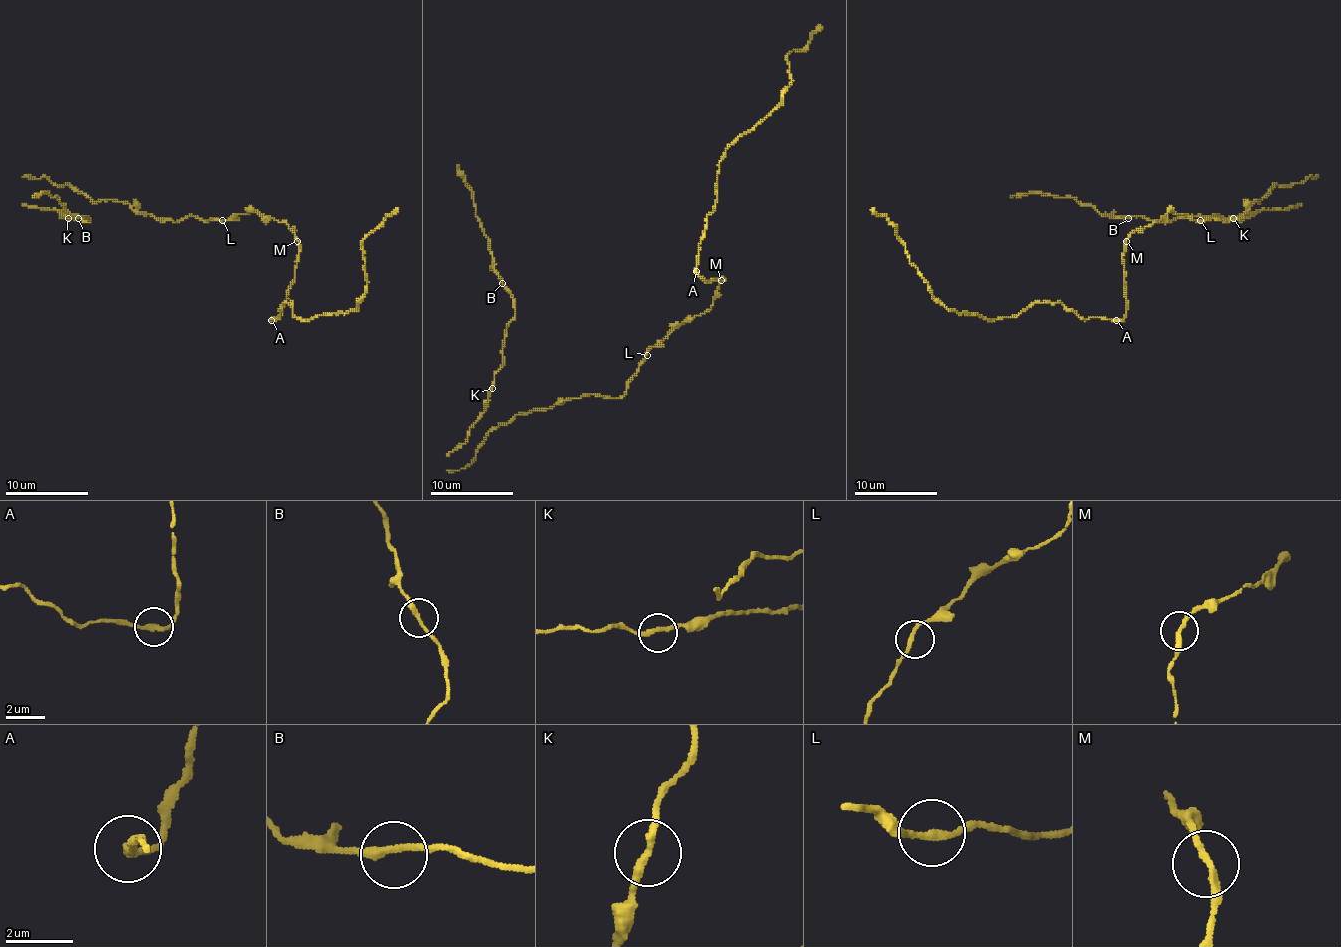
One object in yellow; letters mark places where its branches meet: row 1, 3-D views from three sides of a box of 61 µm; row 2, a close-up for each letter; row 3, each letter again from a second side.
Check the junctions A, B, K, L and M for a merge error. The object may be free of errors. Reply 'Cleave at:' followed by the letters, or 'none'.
Cleave at: none

